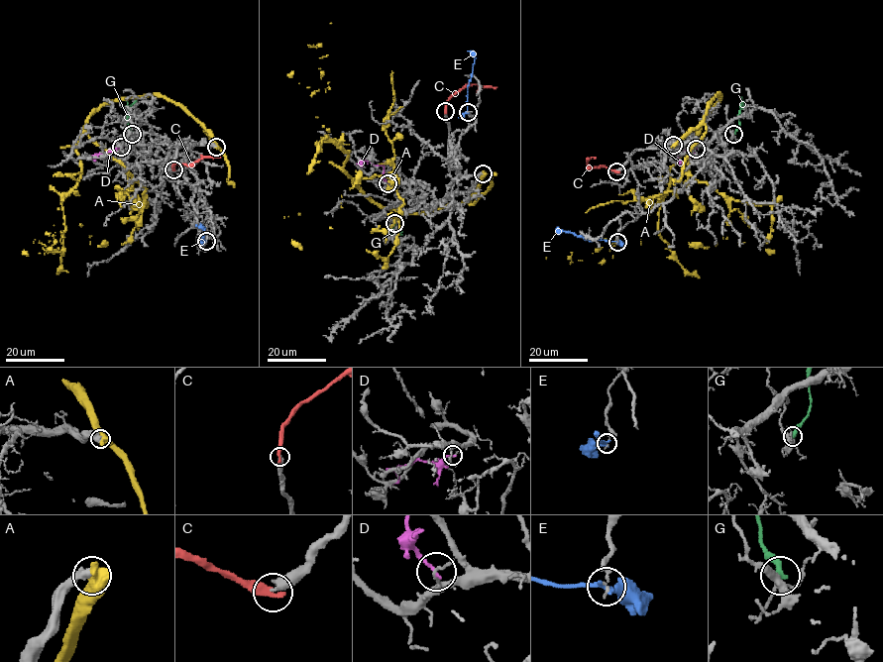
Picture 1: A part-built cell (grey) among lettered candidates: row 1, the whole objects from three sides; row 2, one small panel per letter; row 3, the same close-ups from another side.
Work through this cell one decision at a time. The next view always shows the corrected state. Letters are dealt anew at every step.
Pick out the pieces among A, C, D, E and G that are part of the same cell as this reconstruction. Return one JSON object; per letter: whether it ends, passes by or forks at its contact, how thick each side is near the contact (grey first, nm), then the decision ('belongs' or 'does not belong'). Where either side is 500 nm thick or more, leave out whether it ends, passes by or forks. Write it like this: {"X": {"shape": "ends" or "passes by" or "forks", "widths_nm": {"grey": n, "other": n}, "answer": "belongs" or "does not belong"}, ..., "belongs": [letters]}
{"A": {"widths_nm": {"grey": 480, "other": 800}, "answer": "does not belong"}, "C": {"shape": "ends", "widths_nm": {"grey": 440, "other": 400}, "answer": "does not belong"}, "D": {"shape": "ends", "widths_nm": {"grey": 90, "other": 190}, "answer": "does not belong"}, "E": {"shape": "passes by", "widths_nm": {"grey": 150, "other": 240}, "answer": "does not belong"}, "G": {"shape": "ends", "widths_nm": {"grey": 320, "other": 380}, "answer": "does not belong"}, "belongs": []}

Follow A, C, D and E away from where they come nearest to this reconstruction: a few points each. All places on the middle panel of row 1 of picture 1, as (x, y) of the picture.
A: (483, 173), (467, 201), (381, 208), (326, 136), (288, 216), (302, 248)
C: (446, 110), (449, 97), (466, 85), (496, 87)
D: (387, 183), (384, 178), (383, 165), (365, 162), (362, 166)
E: (468, 112), (468, 81), (475, 56), (467, 51)

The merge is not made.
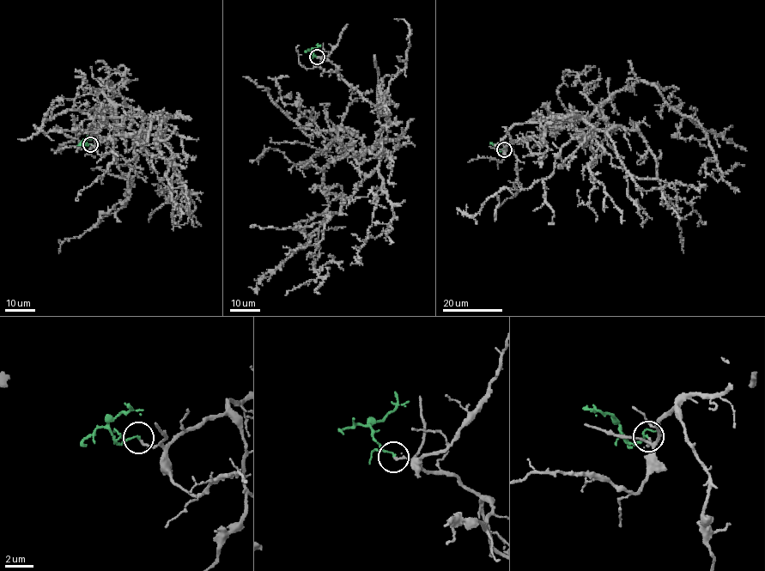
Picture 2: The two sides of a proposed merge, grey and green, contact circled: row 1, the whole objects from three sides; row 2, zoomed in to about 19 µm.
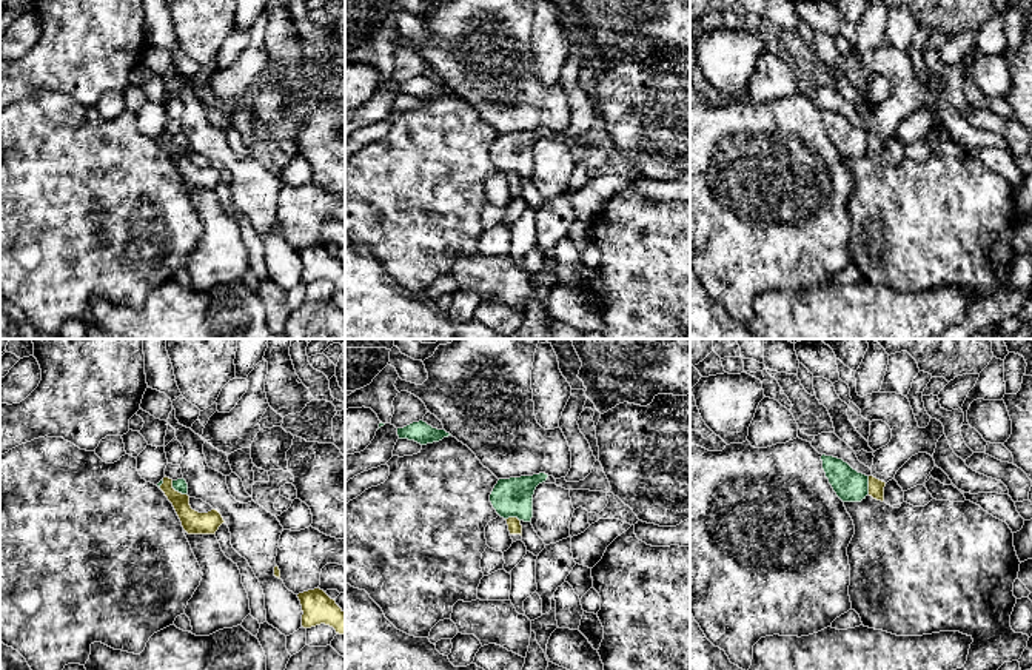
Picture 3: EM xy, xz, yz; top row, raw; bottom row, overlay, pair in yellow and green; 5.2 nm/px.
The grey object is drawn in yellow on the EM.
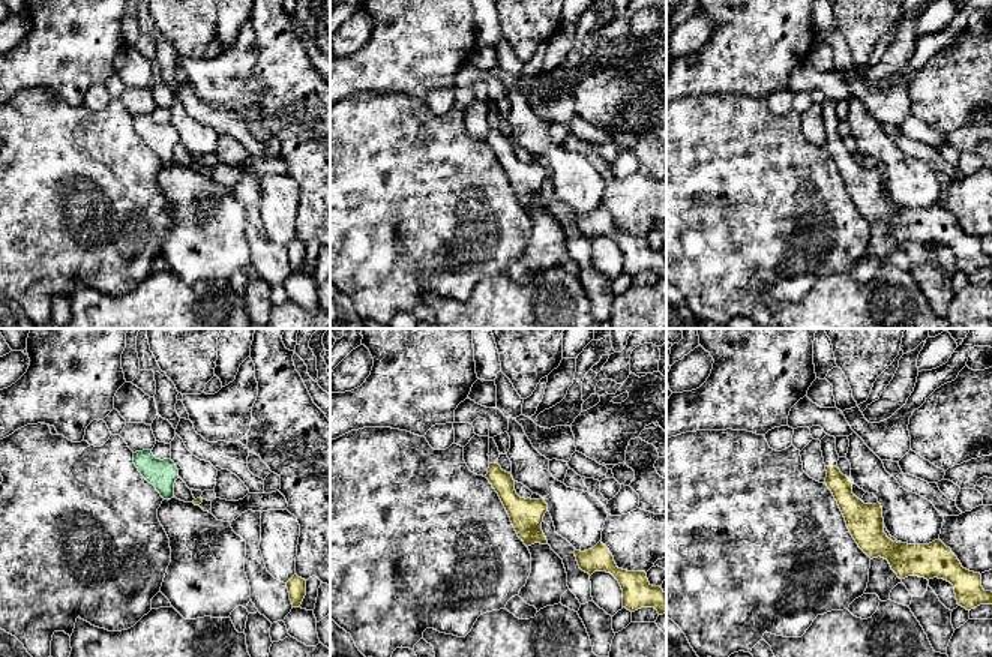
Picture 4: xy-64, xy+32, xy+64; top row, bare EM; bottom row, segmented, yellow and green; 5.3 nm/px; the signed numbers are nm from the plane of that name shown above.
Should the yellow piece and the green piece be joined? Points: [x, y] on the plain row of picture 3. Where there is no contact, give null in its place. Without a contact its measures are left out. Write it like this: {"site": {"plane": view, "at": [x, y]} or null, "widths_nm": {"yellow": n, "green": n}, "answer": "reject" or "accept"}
{"site": {"plane": "xy", "at": [177, 147]}, "widths_nm": {"yellow": 120, "green": 70}, "answer": "reject"}

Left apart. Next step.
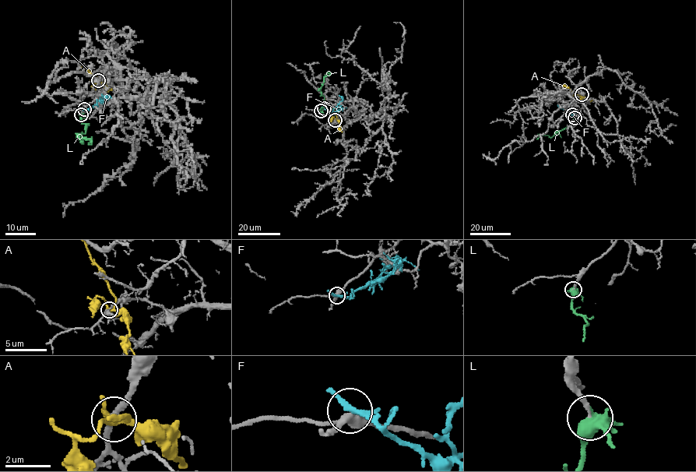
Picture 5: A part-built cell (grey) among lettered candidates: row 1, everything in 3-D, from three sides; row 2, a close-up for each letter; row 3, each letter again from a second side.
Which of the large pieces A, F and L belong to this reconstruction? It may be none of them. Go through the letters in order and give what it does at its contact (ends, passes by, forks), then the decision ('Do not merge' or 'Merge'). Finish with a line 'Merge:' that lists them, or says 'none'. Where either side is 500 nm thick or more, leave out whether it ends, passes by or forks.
A: It forks there. Do not merge
F: It forks there. Do not merge
L: It forks there. Merge
Merge: L

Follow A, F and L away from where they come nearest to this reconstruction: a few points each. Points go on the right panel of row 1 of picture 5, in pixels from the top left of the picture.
A: (581, 95), (574, 95), (564, 85), (563, 87)
F: (571, 114), (574, 110), (571, 111), (557, 104)
L: (574, 118), (569, 126), (551, 137), (543, 135), (536, 139)

